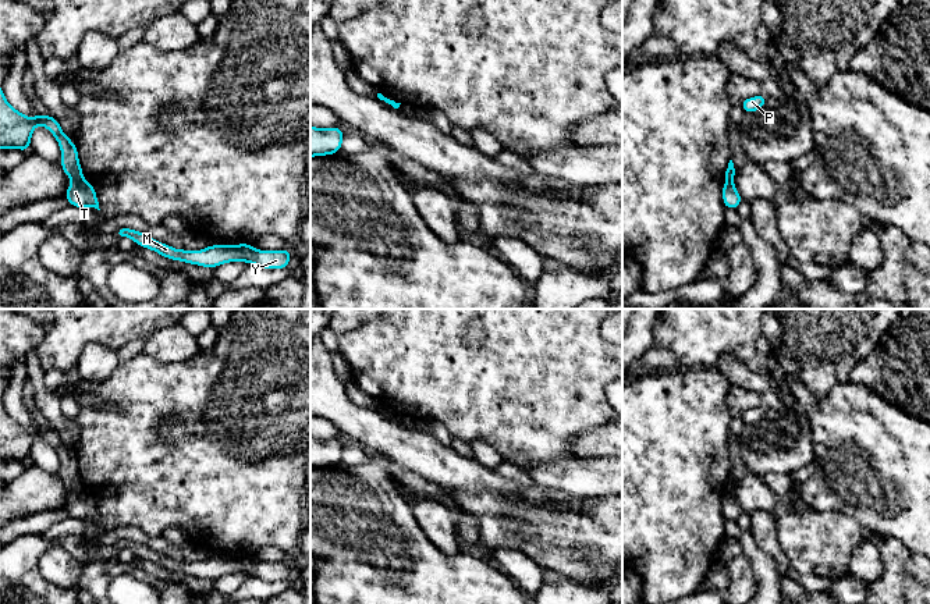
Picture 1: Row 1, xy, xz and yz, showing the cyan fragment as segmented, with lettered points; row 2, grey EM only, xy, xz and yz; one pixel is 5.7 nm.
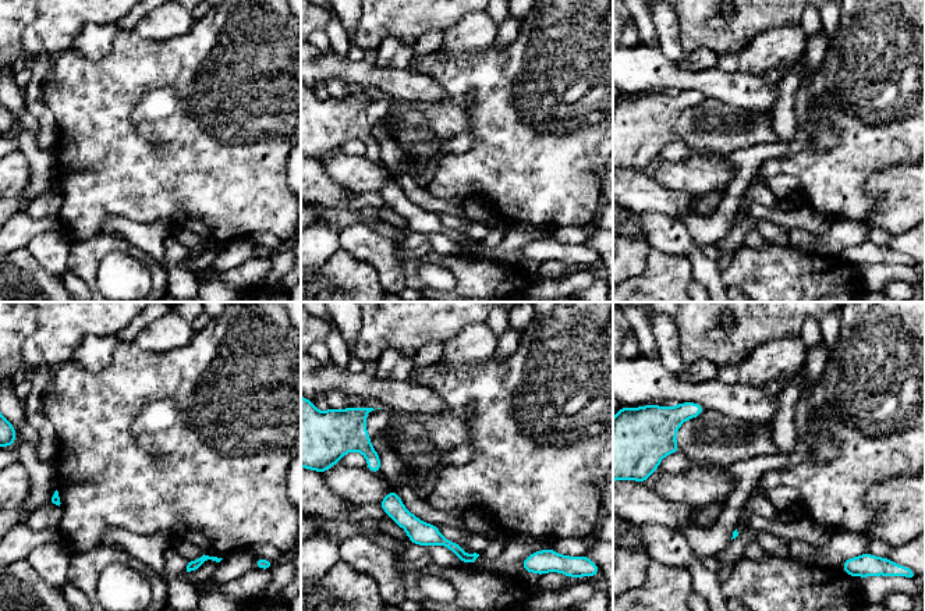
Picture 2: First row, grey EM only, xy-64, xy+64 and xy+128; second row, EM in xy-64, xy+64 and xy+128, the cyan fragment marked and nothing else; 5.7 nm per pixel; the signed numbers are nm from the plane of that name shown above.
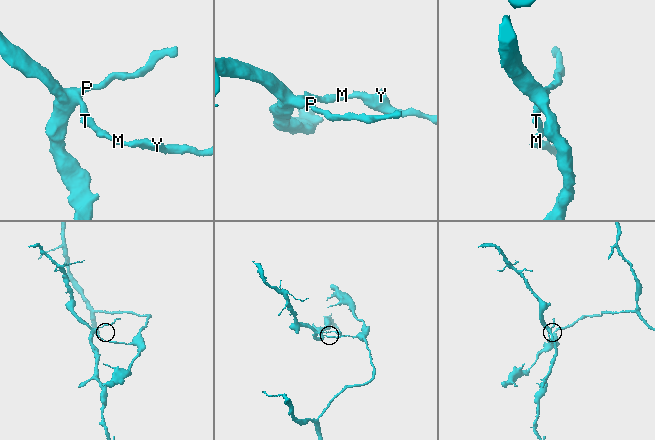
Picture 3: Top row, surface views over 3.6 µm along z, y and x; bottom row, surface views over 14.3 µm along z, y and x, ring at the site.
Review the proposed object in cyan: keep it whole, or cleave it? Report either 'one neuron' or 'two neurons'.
two neurons

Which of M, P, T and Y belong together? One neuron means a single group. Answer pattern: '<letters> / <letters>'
M T Y / P

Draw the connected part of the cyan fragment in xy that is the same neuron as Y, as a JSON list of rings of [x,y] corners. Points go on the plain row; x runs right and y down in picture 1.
[[[118,540],[114,543],[117,550],[129,548],[136,557],[155,562],[156,565],[182,575],[198,576],[214,580],[228,573],[248,573],[267,582],[288,580],[291,562],[259,562],[251,555],[238,557],[210,557],[200,562],[189,564],[187,561],[174,561],[167,555],[161,555],[155,550],[132,540]]]

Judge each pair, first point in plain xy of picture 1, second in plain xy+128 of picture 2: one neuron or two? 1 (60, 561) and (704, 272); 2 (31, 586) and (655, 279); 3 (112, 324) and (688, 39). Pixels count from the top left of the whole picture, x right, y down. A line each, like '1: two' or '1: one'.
1: one
2: one
3: one

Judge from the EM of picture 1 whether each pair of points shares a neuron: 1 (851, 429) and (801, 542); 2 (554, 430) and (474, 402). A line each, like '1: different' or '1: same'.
1: different
2: same

